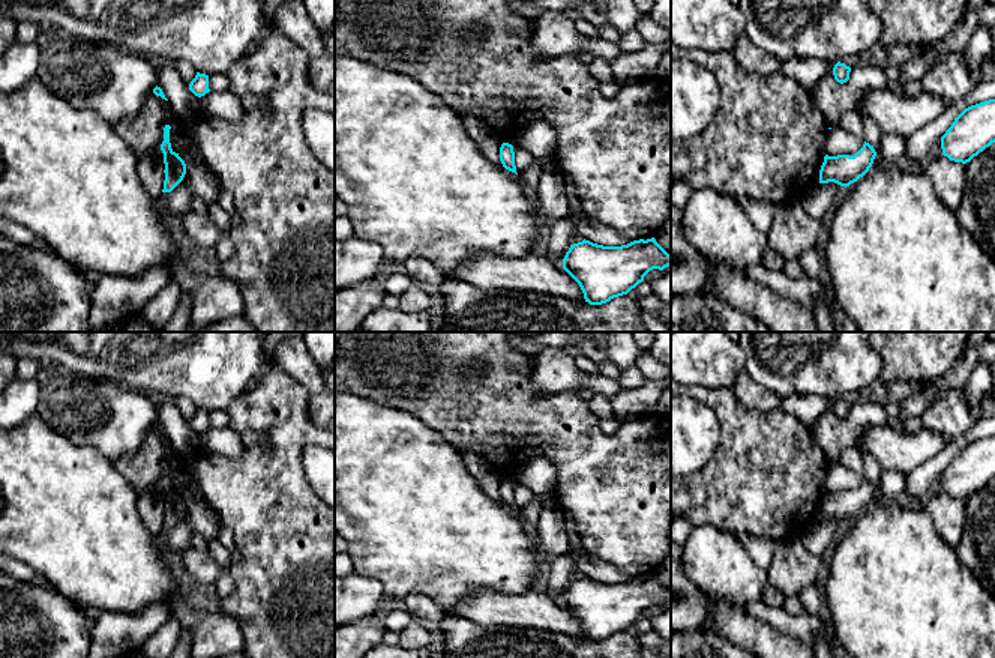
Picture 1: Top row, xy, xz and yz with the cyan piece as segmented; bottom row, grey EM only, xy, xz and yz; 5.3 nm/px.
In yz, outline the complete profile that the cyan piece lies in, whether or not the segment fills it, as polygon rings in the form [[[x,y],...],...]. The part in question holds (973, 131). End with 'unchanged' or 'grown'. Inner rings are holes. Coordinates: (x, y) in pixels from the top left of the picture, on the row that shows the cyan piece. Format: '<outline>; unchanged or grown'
[[[995,99],[965,108],[941,137],[942,155],[966,164],[995,143]]]; unchanged

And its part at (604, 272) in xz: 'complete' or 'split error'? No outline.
complete

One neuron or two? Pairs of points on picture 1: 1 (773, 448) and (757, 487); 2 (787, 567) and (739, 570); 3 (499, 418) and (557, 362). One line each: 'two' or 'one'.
1: one
2: two
3: two

